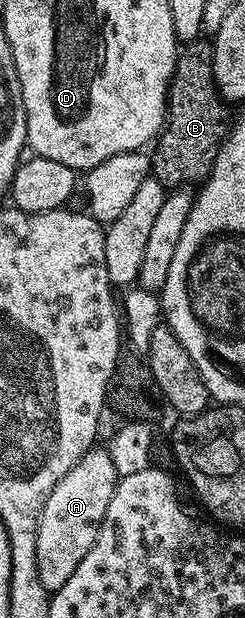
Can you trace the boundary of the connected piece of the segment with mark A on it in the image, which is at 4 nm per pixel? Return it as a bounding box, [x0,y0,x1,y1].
[35,448,119,592]

